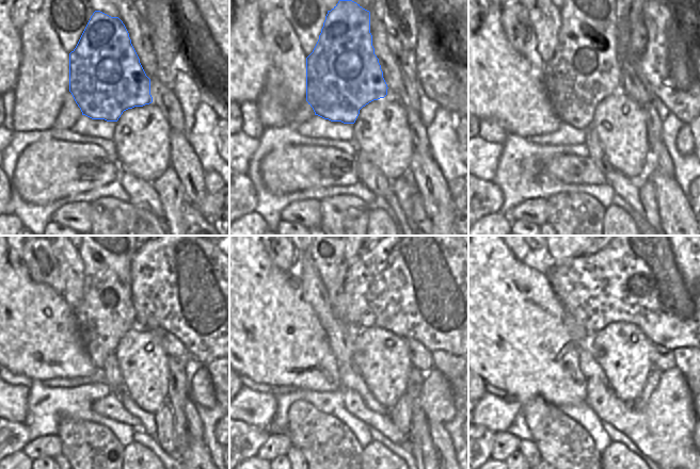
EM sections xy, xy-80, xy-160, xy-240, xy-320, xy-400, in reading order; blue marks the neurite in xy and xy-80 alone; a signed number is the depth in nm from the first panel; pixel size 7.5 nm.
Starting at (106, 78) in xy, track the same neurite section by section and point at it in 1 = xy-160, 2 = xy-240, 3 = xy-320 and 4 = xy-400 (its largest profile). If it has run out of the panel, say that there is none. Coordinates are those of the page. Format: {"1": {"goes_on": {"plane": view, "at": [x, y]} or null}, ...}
{"1": {"goes_on": {"plane": "xy-160", "at": [585, 69]}}, "2": {"goes_on": {"plane": "xy-240", "at": [106, 312]}}, "3": {"goes_on": {"plane": "xy-320", "at": [333, 257]}}, "4": {"goes_on": {"plane": "xy-400", "at": [558, 257]}}}

